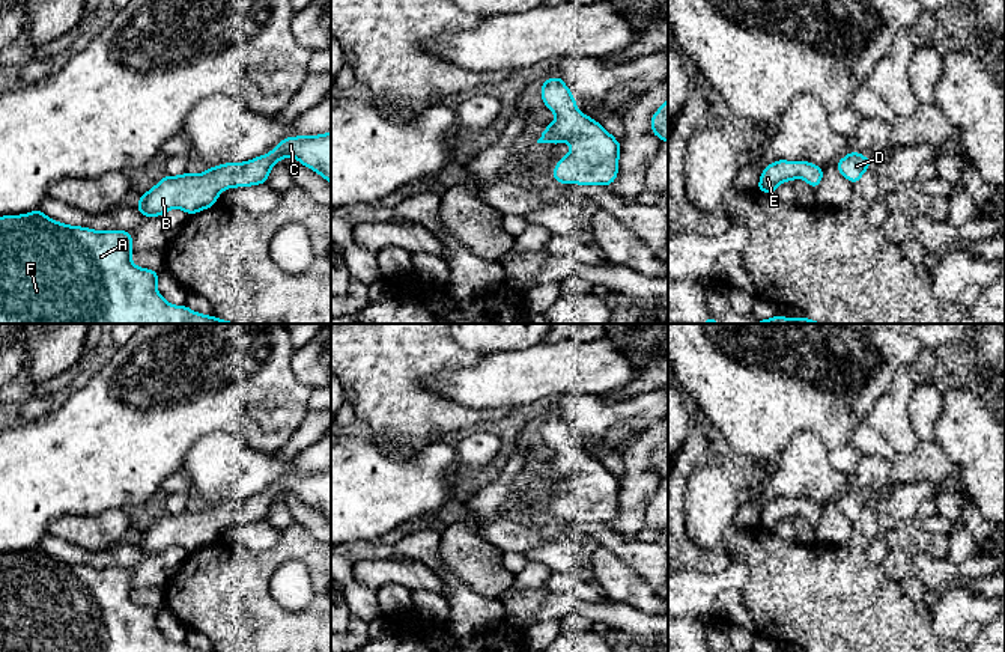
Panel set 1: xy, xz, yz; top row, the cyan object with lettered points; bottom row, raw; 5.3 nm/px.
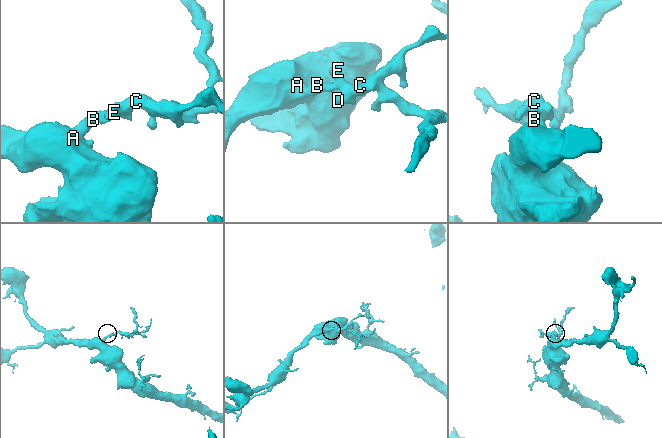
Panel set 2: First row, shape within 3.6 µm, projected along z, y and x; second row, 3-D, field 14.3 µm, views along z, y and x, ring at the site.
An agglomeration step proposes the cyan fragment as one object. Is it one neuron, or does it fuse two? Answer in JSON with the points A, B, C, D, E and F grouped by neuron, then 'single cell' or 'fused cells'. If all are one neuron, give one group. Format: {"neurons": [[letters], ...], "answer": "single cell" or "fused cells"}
{"neurons": [["A", "B", "C", "D", "E", "F"]], "answer": "single cell"}

